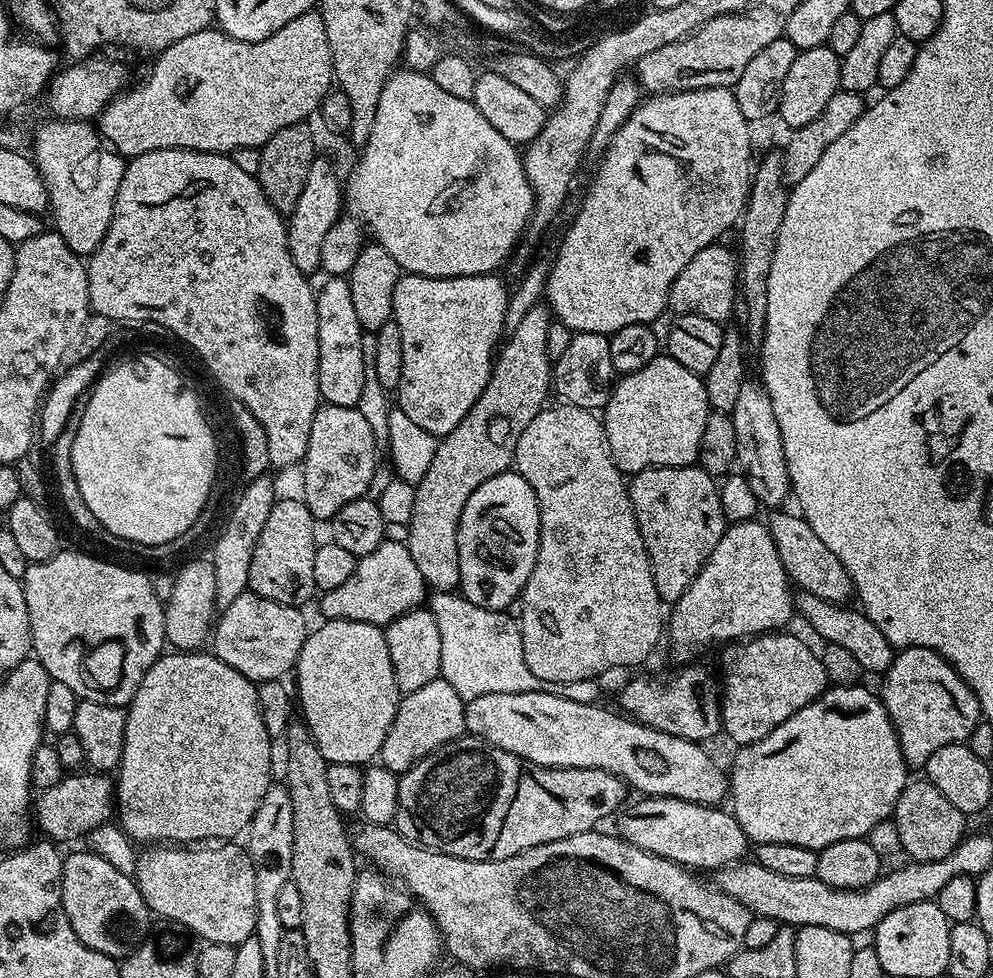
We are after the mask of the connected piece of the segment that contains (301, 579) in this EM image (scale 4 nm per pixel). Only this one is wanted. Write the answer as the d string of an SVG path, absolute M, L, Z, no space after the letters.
M277 499L275 506L270 510L270 518L266 518L266 526L262 526L262 534L258 534L258 546L254 546L254 558L250 558L249 589L262 598L270 598L270 602L279 604L304 606L312 595L315 597L318 592L314 582L314 554L318 547L316 528L318 528L318 521L310 514L303 499Z

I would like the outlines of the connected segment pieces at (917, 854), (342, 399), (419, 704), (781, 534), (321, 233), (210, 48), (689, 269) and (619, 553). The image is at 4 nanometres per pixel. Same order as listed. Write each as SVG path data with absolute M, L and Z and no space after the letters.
M927 778L919 779L913 779L902 790L902 794L896 803L894 819L903 855L908 855L907 859L909 861L925 864L926 862L938 862L942 858L946 858L946 854L950 854L959 846L960 841L966 835L966 829L964 829L966 817L962 810L950 806L950 802L946 802L946 798L942 798L942 794Z
M328 278L325 279L324 285L319 285L316 293L316 305L318 306L318 390L320 391L320 399L323 403L333 404L334 406L350 406L355 408L358 398L362 398L362 386L364 385L364 358L366 355L366 344L364 348L364 337L366 332L360 327L357 312L353 307L353 299L350 298L350 286L347 279L344 278Z
M442 678L426 682L426 686L420 687L419 690L403 693L394 714L394 722L390 722L390 730L386 730L386 742L382 742L380 747L379 763L394 773L402 774L434 750L465 735L465 703L458 690L454 690L454 686L450 686L450 682Z
M784 510L773 511L769 516L772 517L767 517L766 523L789 581L800 592L809 592L831 604L847 605L854 596L850 574L846 574L846 566L838 562L838 557L830 554L826 542L822 542L822 538L814 534L807 520L799 515L787 516Z
M318 158L310 166L306 186L302 186L302 195L298 198L298 206L287 217L288 249L294 258L294 266L306 274L321 271L322 242L326 242L326 234L341 219L342 209L346 204L346 192L342 180L336 177L336 168L330 161Z
M316 10L286 22L282 30L258 42L230 38L216 26L189 32L186 38L159 53L155 60L156 65L144 84L108 101L98 117L100 135L125 158L163 148L225 154L238 148L259 148L278 130L307 121L307 116L319 109L334 84L330 38L326 38L326 22L322 22Z
M717 242L698 250L694 258L674 278L668 291L668 308L676 314L698 314L702 318L710 318L717 322L732 312L732 307L738 304L738 285L740 282L740 269L738 256L735 251L723 248L723 243Z
M557 403L557 408L545 407L522 430L522 438L518 438L516 447L516 459L514 461L515 471L520 473L526 482L534 490L540 507L540 541L538 542L538 558L530 578L526 582L524 591L518 597L518 623L522 634L522 646L526 666L530 674L534 674L542 682L582 682L583 680L595 681L596 676L608 672L611 668L630 670L630 634L634 634L634 622L640 622L644 618L644 568L652 568L650 562L644 562L648 557L646 546L642 542L642 534L638 530L636 515L632 509L632 503L628 497L628 484L625 473L614 462L610 454L608 439L604 433L601 417L595 411L587 408L579 408L573 404Z

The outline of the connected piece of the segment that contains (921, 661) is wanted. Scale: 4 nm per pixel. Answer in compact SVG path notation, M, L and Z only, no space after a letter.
M901 648L892 657L892 665L883 673L884 692L882 699L890 722L896 731L904 761L909 769L923 769L925 762L940 748L940 664L945 664L946 658L929 648Z

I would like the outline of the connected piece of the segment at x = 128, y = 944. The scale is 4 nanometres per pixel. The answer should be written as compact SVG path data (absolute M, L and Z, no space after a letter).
M91 850L67 853L62 866L62 906L74 934L90 950L113 958L123 958L149 935L150 913L135 879L110 866L106 858Z

